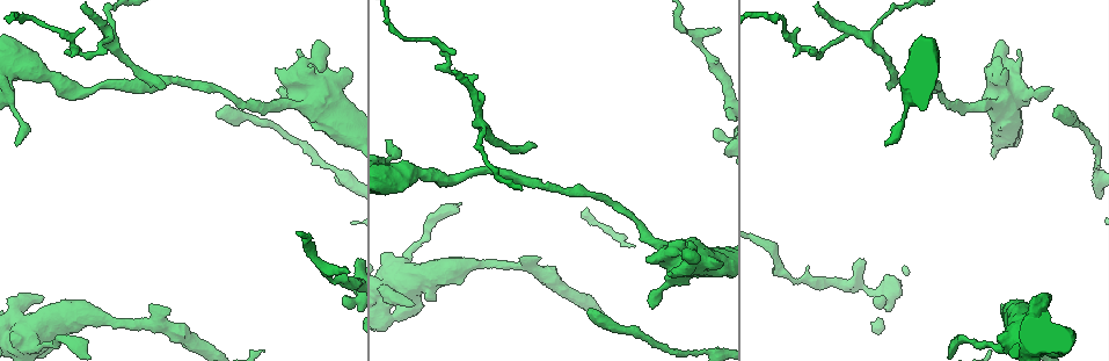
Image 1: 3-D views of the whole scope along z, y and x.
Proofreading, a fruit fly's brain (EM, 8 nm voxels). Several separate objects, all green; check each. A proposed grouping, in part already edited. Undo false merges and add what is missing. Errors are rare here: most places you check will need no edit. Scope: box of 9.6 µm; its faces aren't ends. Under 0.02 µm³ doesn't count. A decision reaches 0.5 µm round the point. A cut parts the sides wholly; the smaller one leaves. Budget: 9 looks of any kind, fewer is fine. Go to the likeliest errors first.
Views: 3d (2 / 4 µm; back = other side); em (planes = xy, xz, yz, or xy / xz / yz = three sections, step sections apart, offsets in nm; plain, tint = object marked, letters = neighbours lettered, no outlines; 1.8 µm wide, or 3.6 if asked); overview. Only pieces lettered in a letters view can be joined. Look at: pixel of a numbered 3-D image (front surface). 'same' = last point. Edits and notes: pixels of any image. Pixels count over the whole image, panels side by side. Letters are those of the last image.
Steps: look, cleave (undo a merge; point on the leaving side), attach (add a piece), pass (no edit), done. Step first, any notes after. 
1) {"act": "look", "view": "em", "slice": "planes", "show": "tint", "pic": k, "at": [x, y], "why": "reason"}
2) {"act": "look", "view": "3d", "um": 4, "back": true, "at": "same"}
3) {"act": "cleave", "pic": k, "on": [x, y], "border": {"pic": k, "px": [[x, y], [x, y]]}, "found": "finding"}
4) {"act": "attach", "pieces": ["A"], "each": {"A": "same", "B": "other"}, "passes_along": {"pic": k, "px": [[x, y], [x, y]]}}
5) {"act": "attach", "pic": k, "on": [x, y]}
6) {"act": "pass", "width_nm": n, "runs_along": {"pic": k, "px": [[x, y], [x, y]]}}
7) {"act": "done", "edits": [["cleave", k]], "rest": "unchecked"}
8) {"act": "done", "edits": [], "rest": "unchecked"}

{"act": "look", "view": "3d", "um": 2, "pic": 1, "at": [342, 298], "why": "an open end"}

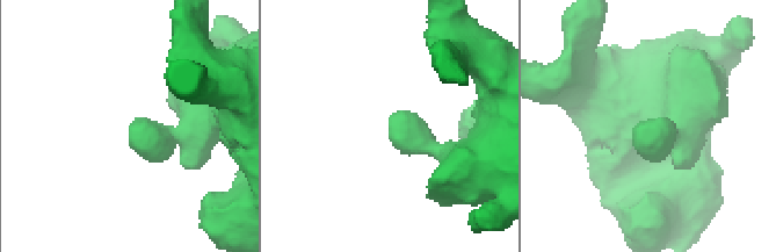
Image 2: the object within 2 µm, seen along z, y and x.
{"act": "look", "view": "em", "slice": "planes", "show": "plain", "pic": 2, "at": [634, 130]}

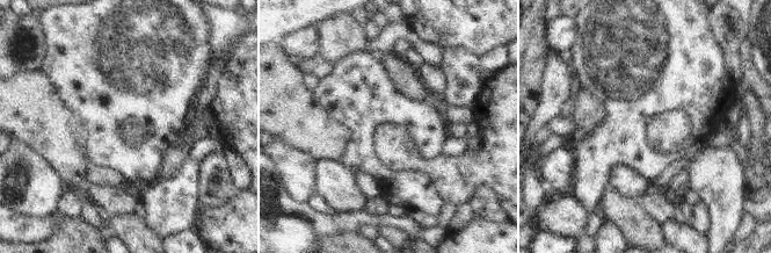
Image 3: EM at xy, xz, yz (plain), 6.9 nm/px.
{"act": "look", "view": "em", "slice": "planes", "show": "letters", "at": "same"}

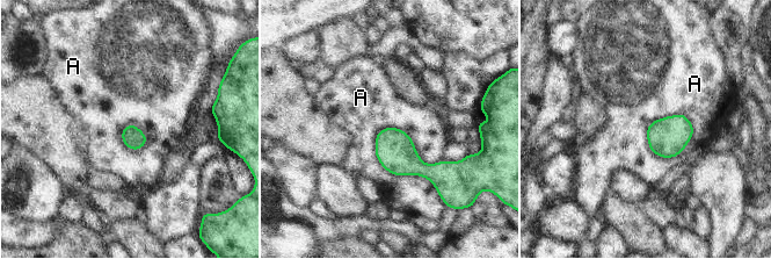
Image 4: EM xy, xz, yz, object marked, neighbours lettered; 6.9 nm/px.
{"act": "pass", "width_nm": 150, "each": {"A": "other"}, "border": {"pic": 4, "px": [[382, 128], [378, 162], [438, 193]]}, "found": "none of them fits"}

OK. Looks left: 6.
{"act": "look", "view": "em", "slice": "planes", "show": "tint", "pic": 1, "at": [1000, 305], "why": "an open end"}

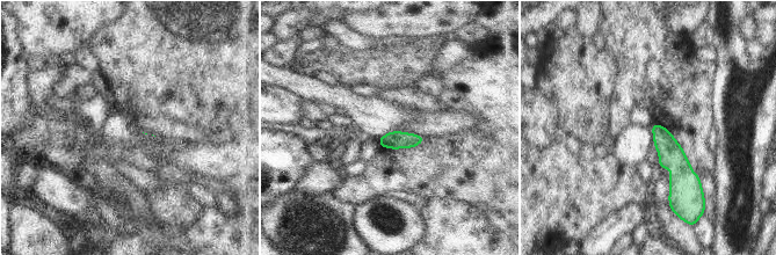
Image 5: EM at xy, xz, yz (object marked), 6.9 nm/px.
{"act": "look", "view": "em", "slice": "planes", "show": "letters", "at": "same", "why": "see the neighbours"}

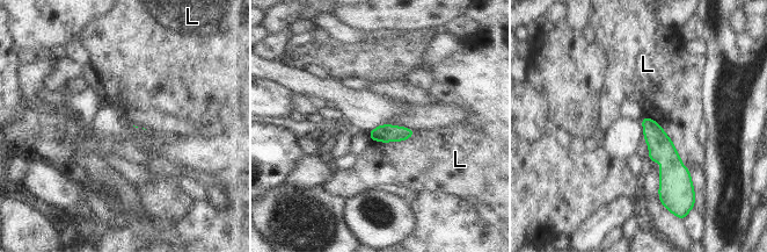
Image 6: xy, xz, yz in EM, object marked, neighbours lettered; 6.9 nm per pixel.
{"act": "pass", "each": {"L": "other"}, "runs_along": {"pic": 6, "px": [[644, 120], [666, 155], [664, 188]]}, "found": "no lettered piece goes on from it"}

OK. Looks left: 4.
{"act": "look", "view": "em", "slice": "yz", "step": 8, "show": "tint", "pic": 1, "at": [719, 30], "why": "an open end"}

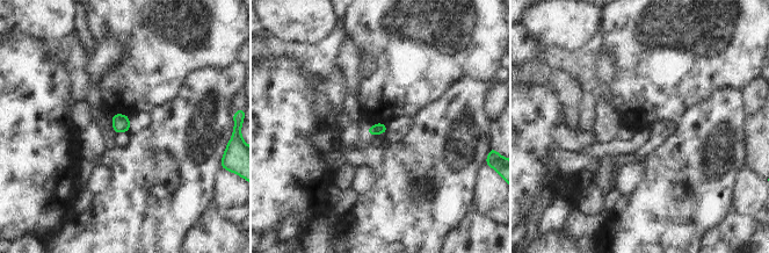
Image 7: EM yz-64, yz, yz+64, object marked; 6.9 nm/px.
{"act": "look", "view": "em", "slice": "planes", "show": "letters", "at": "same"}

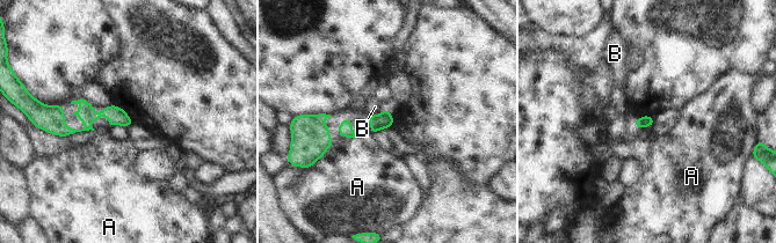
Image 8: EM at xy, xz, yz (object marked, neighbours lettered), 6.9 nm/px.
{"act": "pass", "each": {"A": "other", "B": "other"}, "border": {"pic": 8, "px": [[386, 108], [376, 115], [368, 113]]}, "found": "none of them fits"}

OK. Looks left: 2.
{"act": "look", "view": "em", "slice": "xz", "step": 8, "show": "letters", "pic": 1, "at": [654, 308], "why": "branch stops here"}

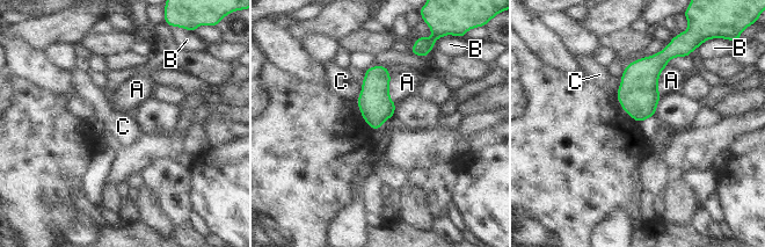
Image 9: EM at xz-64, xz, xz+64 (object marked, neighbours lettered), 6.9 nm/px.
{"act": "pass", "longest_contact_nm": ["A", 220], "each": {"A": "other", "B": "other", "C": "other"}, "found": "none of them fits"}

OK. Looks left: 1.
{"act": "done", "edits": [], "rest": "unchecked"}

